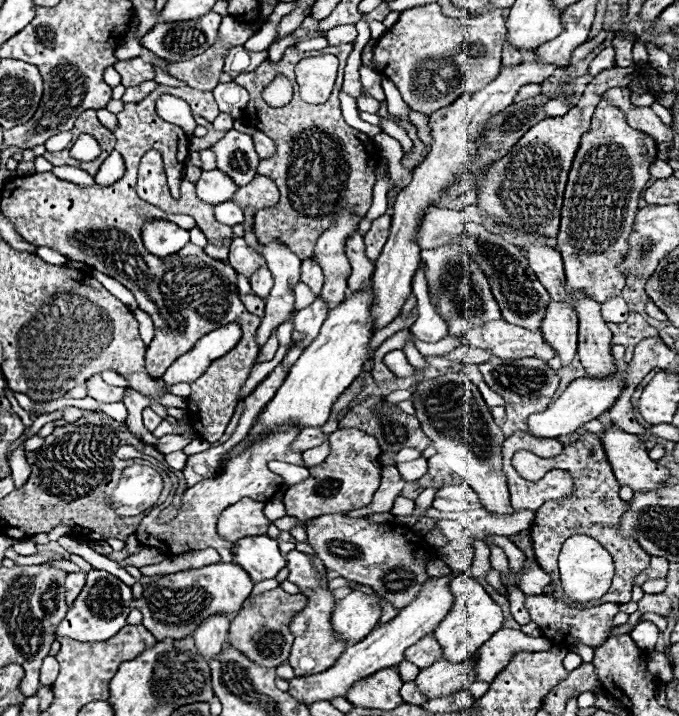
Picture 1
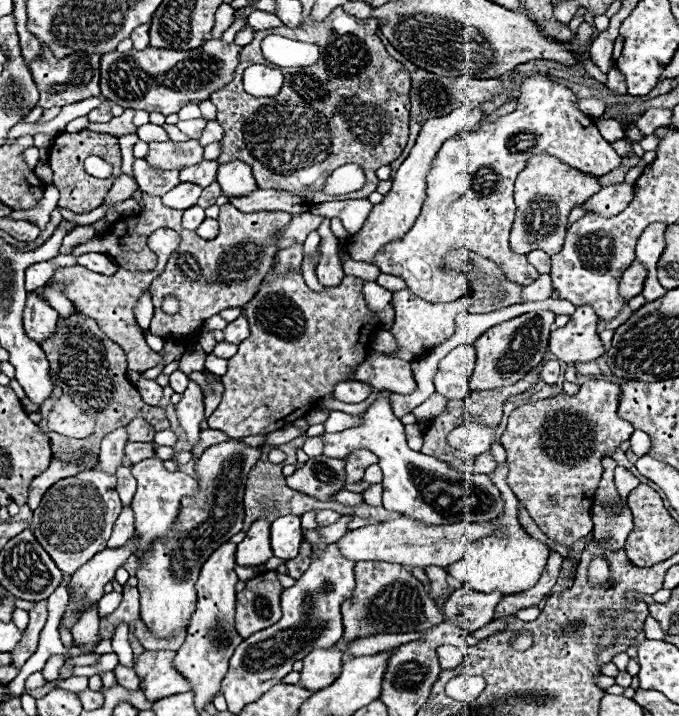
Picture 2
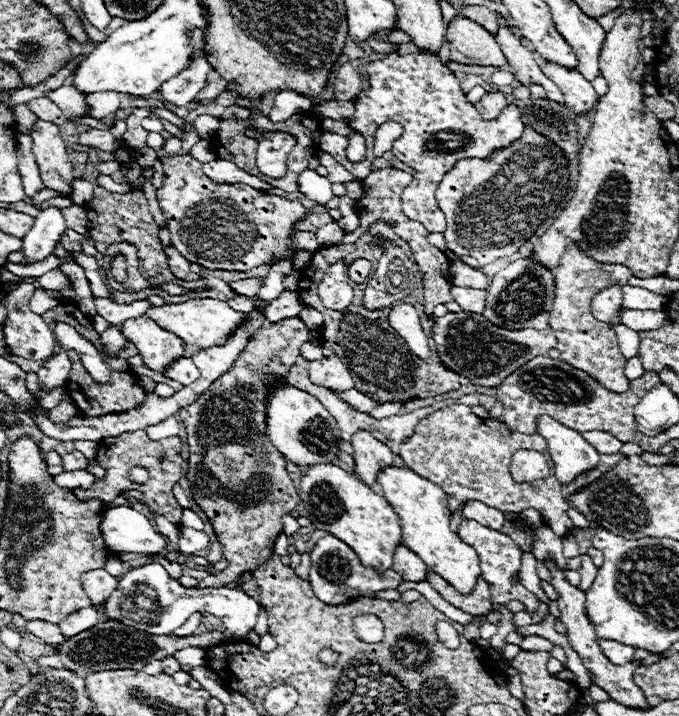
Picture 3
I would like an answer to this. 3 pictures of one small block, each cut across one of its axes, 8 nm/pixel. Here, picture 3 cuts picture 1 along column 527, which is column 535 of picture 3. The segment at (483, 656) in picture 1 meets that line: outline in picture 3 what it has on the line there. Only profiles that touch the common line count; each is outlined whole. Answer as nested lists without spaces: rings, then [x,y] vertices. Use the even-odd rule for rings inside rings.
[[[526,636],[522,638],[520,642],[520,650],[526,650],[526,652],[542,652],[542,650],[552,650],[552,642],[542,638],[542,636]]]

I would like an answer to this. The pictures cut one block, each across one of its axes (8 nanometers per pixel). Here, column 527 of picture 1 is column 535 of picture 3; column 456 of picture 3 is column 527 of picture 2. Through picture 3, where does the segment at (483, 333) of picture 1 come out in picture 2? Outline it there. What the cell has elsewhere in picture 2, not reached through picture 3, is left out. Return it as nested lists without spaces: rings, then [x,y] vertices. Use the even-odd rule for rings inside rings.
[[[550,310],[544,312],[528,312],[522,316],[516,316],[508,322],[502,322],[490,330],[486,330],[476,340],[476,368],[470,378],[472,390],[492,390],[500,386],[510,386],[518,380],[522,380],[534,366],[538,366],[546,352],[550,342],[550,326],[554,324],[556,314]]]

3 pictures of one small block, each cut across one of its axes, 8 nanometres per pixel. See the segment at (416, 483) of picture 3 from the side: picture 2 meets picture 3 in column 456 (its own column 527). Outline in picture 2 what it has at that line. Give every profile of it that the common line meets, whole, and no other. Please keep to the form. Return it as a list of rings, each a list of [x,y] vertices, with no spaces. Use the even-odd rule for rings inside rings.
[[[496,466],[494,474],[492,474],[492,480],[494,484],[498,486],[498,490],[502,492],[502,498],[506,502],[504,506],[504,516],[492,520],[496,524],[502,526],[502,530],[508,534],[508,538],[494,538],[494,536],[488,536],[488,538],[481,538],[473,543],[470,550],[466,551],[464,558],[460,558],[458,562],[454,562],[452,566],[448,566],[448,574],[458,580],[464,588],[468,590],[478,590],[478,592],[494,592],[494,590],[500,590],[504,596],[510,596],[510,594],[518,594],[522,590],[530,590],[544,566],[546,566],[546,560],[548,560],[548,554],[550,554],[550,548],[542,542],[538,542],[536,538],[528,536],[526,532],[522,532],[520,528],[520,522],[518,522],[518,500],[514,496],[514,492],[508,488],[506,480],[504,480],[504,466]]]

